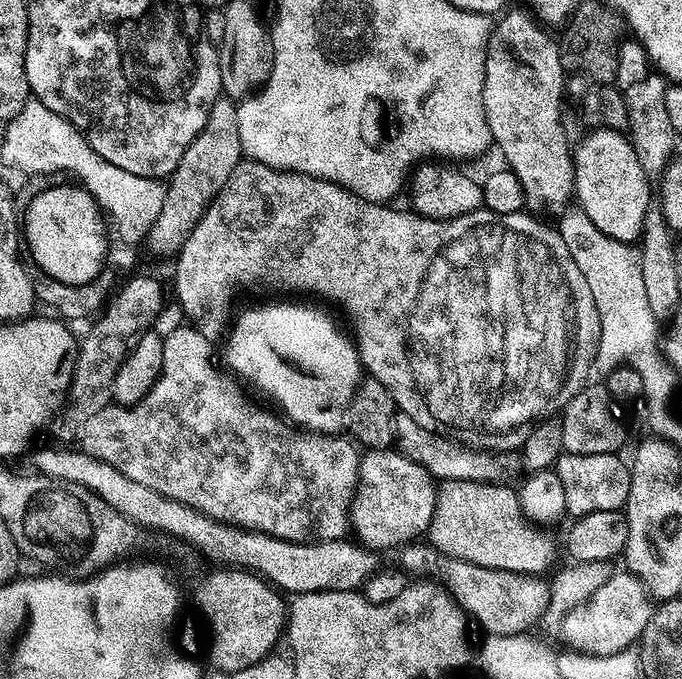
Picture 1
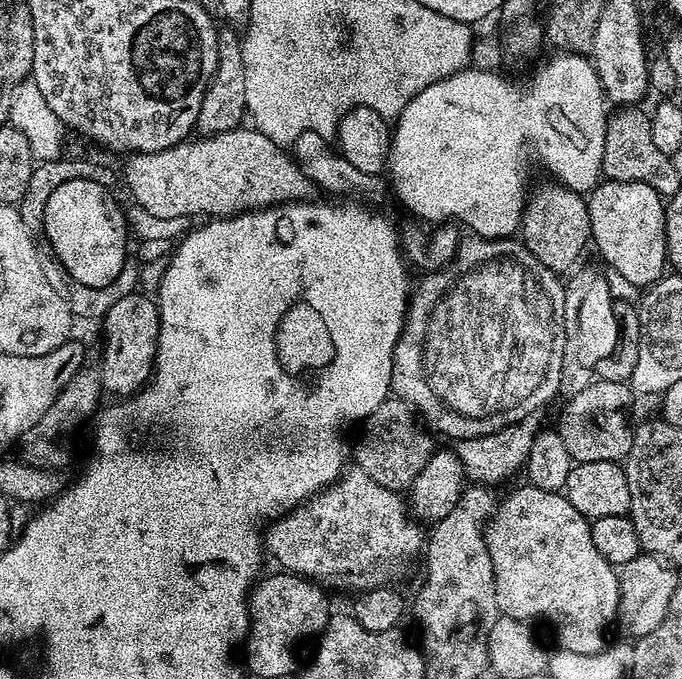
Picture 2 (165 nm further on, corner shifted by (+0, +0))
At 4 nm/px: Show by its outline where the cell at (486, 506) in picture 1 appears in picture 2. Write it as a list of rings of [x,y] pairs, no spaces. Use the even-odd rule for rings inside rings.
[[[525,483],[512,494],[499,501],[496,513],[488,521],[485,531],[486,546],[494,562],[496,583],[496,608],[511,619],[525,622],[545,620],[552,627],[556,640],[563,651],[577,656],[593,656],[605,651],[604,631],[608,623],[616,620],[616,607],[620,601],[620,577],[617,569],[594,547],[592,526],[588,517],[574,506],[568,497],[550,490],[535,488]]]

